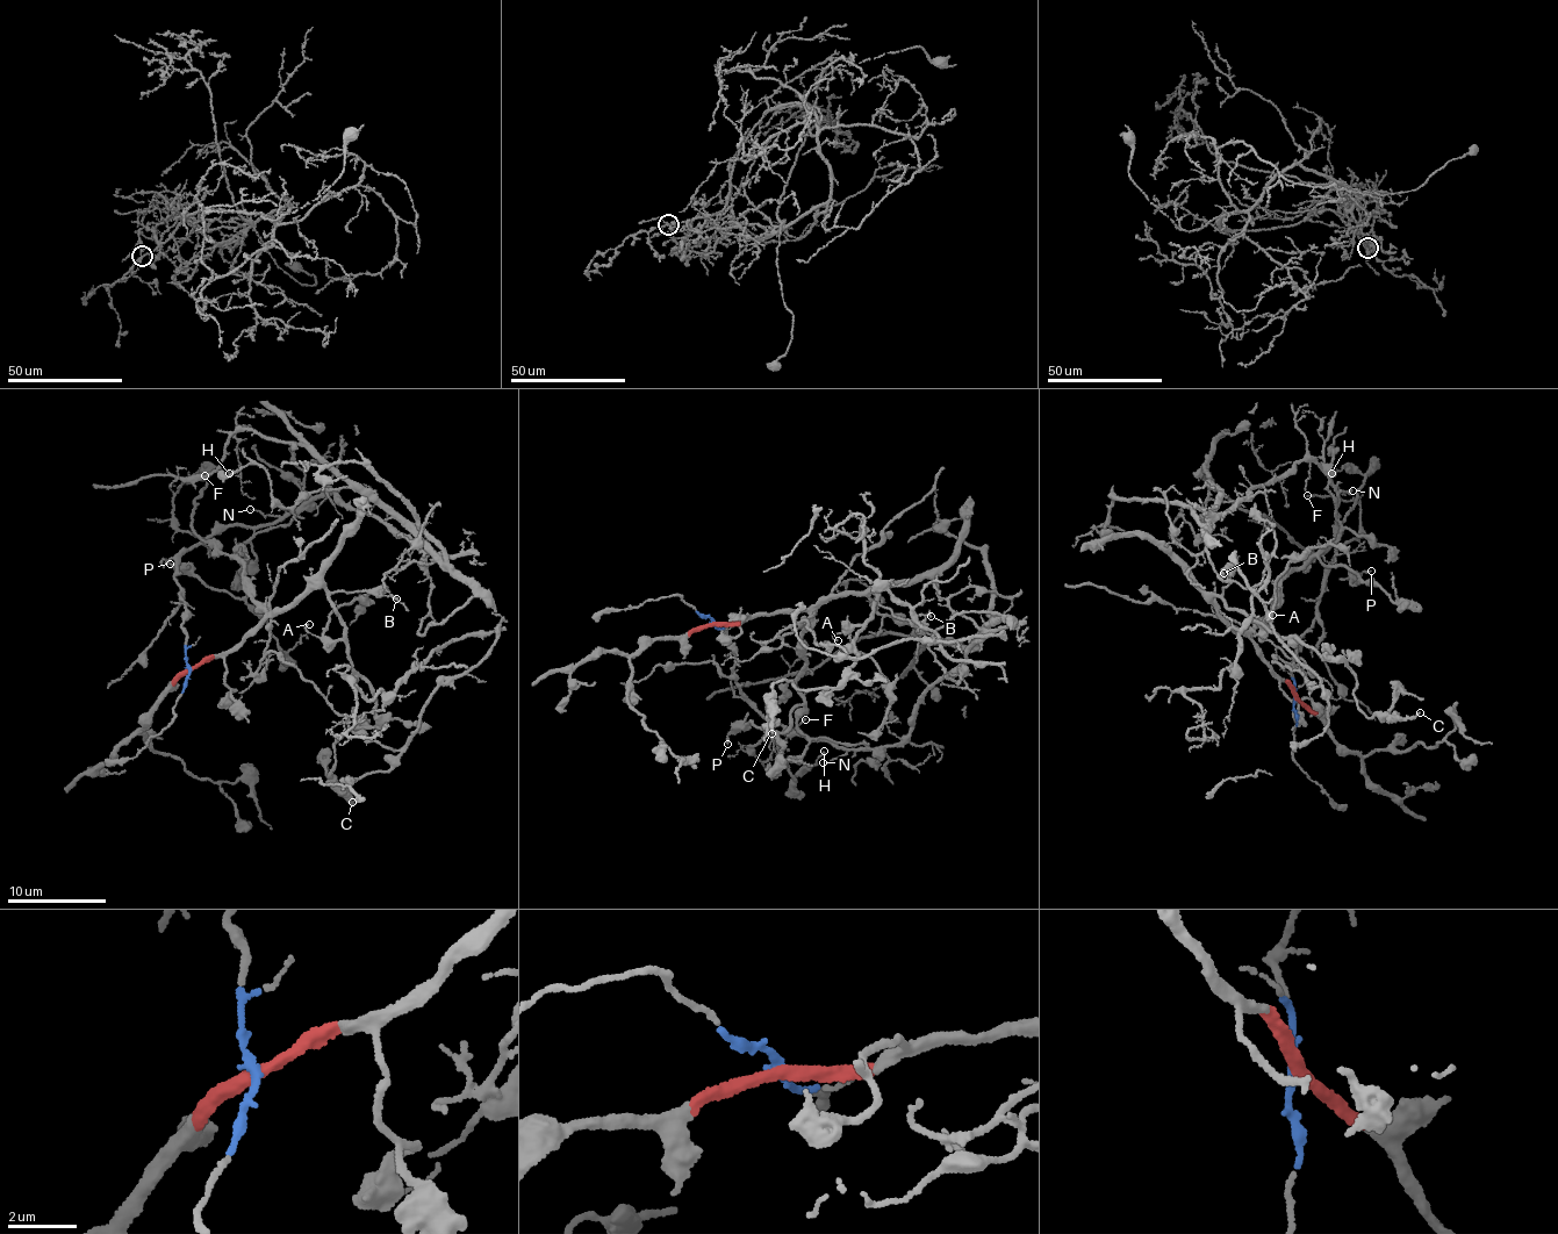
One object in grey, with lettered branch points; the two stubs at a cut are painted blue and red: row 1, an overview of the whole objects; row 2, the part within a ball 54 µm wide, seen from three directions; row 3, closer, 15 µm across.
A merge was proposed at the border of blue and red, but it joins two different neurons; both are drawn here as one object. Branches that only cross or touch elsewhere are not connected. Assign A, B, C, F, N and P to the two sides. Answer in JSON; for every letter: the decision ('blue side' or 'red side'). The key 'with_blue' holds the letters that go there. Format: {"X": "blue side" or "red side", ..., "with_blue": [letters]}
{"A": "red side", "B": "red side", "C": "red side", "F": "blue side", "N": "blue side", "P": "red side", "with_blue": ["F", "N"]}

